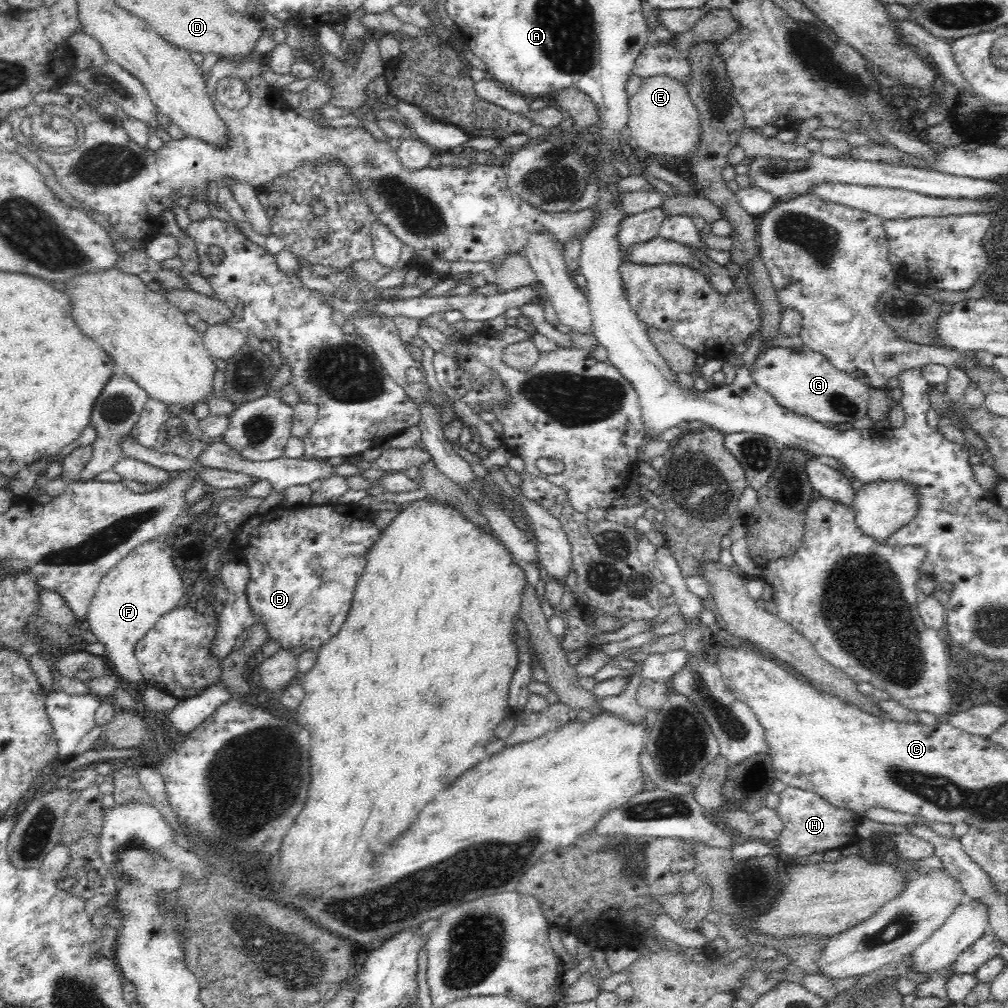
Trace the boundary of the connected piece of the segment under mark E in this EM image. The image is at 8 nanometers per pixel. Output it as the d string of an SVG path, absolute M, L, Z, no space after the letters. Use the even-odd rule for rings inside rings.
M664 75L645 78L637 92L631 94L628 106L629 141L634 147L649 152L651 158L662 155L685 157L699 143L699 112L682 81Z

